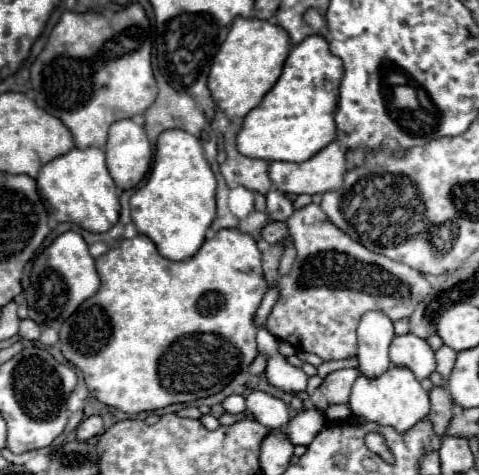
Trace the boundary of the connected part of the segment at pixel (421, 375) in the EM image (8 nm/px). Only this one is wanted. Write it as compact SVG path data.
M404 334L396 336L390 344L390 360L396 366L406 366L414 372L418 380L428 378L436 370L436 354L428 340L420 340L420 336Z

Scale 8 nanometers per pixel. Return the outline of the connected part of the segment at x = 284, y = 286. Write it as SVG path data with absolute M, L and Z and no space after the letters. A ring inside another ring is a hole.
M308 204L300 210L296 210L286 220L286 224L288 224L292 242L298 252L292 272L288 276L278 274L276 262L282 256L282 244L274 244L262 252L262 266L264 266L266 282L280 286L280 298L270 312L266 326L276 338L288 340L298 350L318 354L324 362L338 360L338 358L352 358L352 356L356 356L356 348L358 348L356 326L358 326L360 316L366 310L388 310L388 316L392 320L406 318L414 312L416 304L430 292L430 284L422 272L418 272L406 264L400 264L392 258L370 252L362 244L354 242L350 236L346 236L342 230L338 230L336 226L330 224L326 220L324 212L320 210L320 206L316 206L316 204Z

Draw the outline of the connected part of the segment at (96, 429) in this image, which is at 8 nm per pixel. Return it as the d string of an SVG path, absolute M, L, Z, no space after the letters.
M90 416L86 420L80 422L80 426L76 428L76 438L78 440L90 440L92 436L98 436L104 432L104 426L102 426L102 418L100 416Z

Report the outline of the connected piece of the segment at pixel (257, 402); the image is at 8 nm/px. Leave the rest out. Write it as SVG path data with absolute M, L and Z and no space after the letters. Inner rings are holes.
M254 390L246 398L246 414L270 430L280 430L290 420L288 406L280 398L260 390Z

